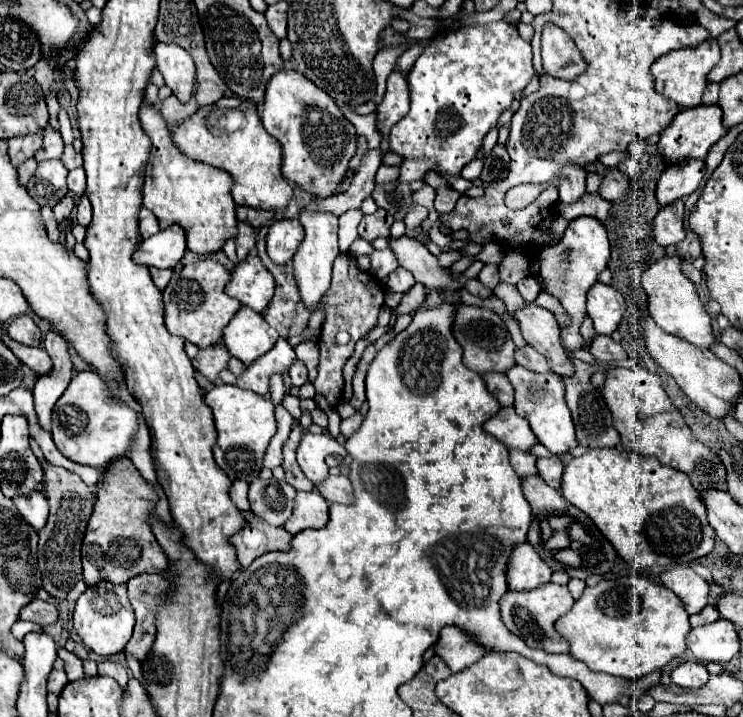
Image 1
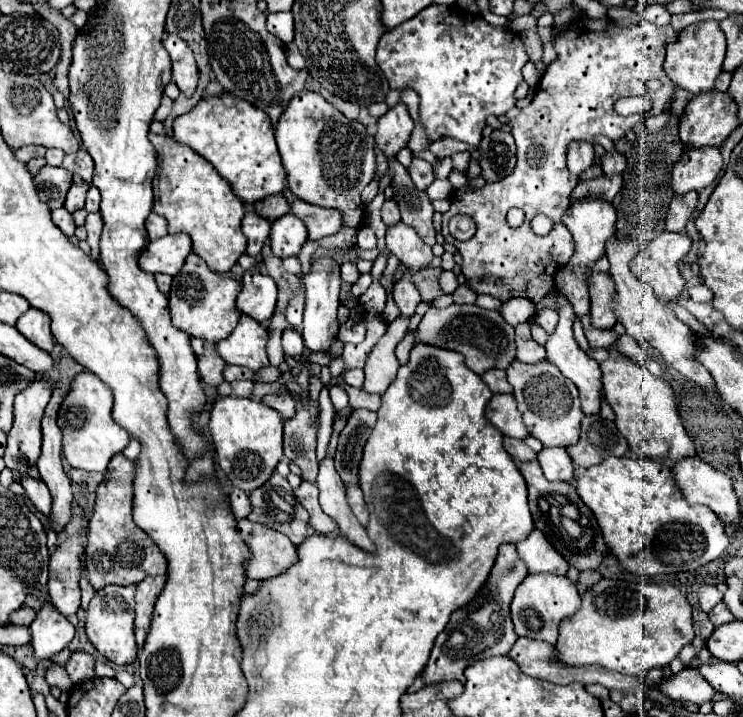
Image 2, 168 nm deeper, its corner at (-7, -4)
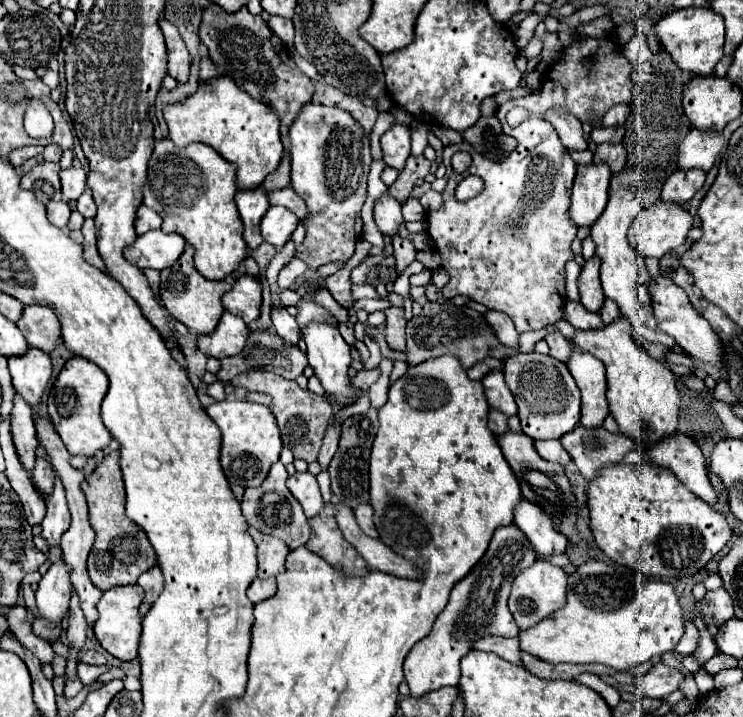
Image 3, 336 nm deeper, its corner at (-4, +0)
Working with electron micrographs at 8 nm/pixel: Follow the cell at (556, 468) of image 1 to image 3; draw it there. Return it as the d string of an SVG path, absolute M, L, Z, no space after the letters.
M548 439L548 441L534 441L534 447L536 451L540 453L542 459L546 461L552 461L552 463L560 463L560 465L566 465L570 463L570 457L568 457L568 451L560 445L558 439Z

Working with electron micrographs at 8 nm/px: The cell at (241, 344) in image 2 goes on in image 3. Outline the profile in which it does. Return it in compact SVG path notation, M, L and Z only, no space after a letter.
M224 311L218 327L212 333L198 335L198 349L216 359L232 357L244 347L248 333L250 331L240 317L232 315L230 311Z

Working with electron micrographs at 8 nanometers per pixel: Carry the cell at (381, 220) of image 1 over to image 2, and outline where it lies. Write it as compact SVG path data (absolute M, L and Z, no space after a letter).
M389 199L389 201L383 203L383 207L381 207L381 219L383 219L383 223L387 227L399 223L399 207L397 207L397 203L393 199Z

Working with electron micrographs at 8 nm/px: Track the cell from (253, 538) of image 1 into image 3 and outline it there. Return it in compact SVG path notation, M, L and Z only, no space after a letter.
M250 527L248 533L252 535L254 543L258 545L258 577L268 579L268 577L276 577L278 573L282 573L286 555L290 553L290 549L284 545L284 541L280 541L276 537L268 537L254 527Z

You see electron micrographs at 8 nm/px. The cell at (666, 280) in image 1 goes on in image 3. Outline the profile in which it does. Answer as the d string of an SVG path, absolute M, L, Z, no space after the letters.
M658 199L654 205L644 207L640 215L632 221L632 229L628 231L628 239L634 249L638 249L644 257L660 259L666 251L680 247L686 241L686 233L692 229L692 215L688 209L674 201Z

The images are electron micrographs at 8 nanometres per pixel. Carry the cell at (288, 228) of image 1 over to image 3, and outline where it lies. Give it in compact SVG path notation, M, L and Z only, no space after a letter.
M270 207L260 221L264 241L272 243L276 249L280 249L290 239L296 225L298 217L286 207Z

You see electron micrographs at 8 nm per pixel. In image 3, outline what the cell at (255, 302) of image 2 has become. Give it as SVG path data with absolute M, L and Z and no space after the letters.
M250 275L238 277L234 287L222 297L224 309L242 317L246 323L258 319L260 303L262 303L262 285L258 279Z

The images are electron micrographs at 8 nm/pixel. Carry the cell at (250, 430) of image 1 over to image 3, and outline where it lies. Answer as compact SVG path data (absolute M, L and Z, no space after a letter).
M224 399L220 403L212 403L210 407L206 407L206 413L222 431L220 463L226 479L232 485L240 487L260 487L270 471L270 465L280 459L282 449L280 431L276 419L272 417L272 411L260 403Z

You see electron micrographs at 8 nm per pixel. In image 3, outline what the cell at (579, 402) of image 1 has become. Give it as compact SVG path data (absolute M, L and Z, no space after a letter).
M580 425L566 433L560 443L570 453L586 481L592 481L600 469L620 463L624 455L636 447L636 443L626 435L608 433L604 427L584 429Z

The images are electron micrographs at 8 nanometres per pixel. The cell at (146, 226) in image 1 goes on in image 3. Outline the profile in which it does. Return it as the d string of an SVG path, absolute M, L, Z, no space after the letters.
M144 205L138 207L136 221L134 221L134 227L136 227L138 235L142 235L142 233L146 233L150 229L160 229L160 225L162 225L162 219L160 219L158 213L154 213L152 209L148 209Z

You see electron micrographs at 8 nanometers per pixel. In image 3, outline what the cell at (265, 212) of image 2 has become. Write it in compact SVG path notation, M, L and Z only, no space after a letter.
M284 153L276 173L272 171L264 181L262 181L262 187L266 189L266 193L272 193L274 189L284 189L290 185L290 155Z

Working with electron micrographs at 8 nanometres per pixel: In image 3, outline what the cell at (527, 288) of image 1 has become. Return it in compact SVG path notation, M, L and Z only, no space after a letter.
M554 331L554 333L550 333L550 335L546 337L546 341L548 341L548 345L550 345L550 355L552 355L552 357L556 357L556 359L562 361L562 363L568 363L568 361L570 361L572 343L570 343L566 337L562 337L558 331Z

